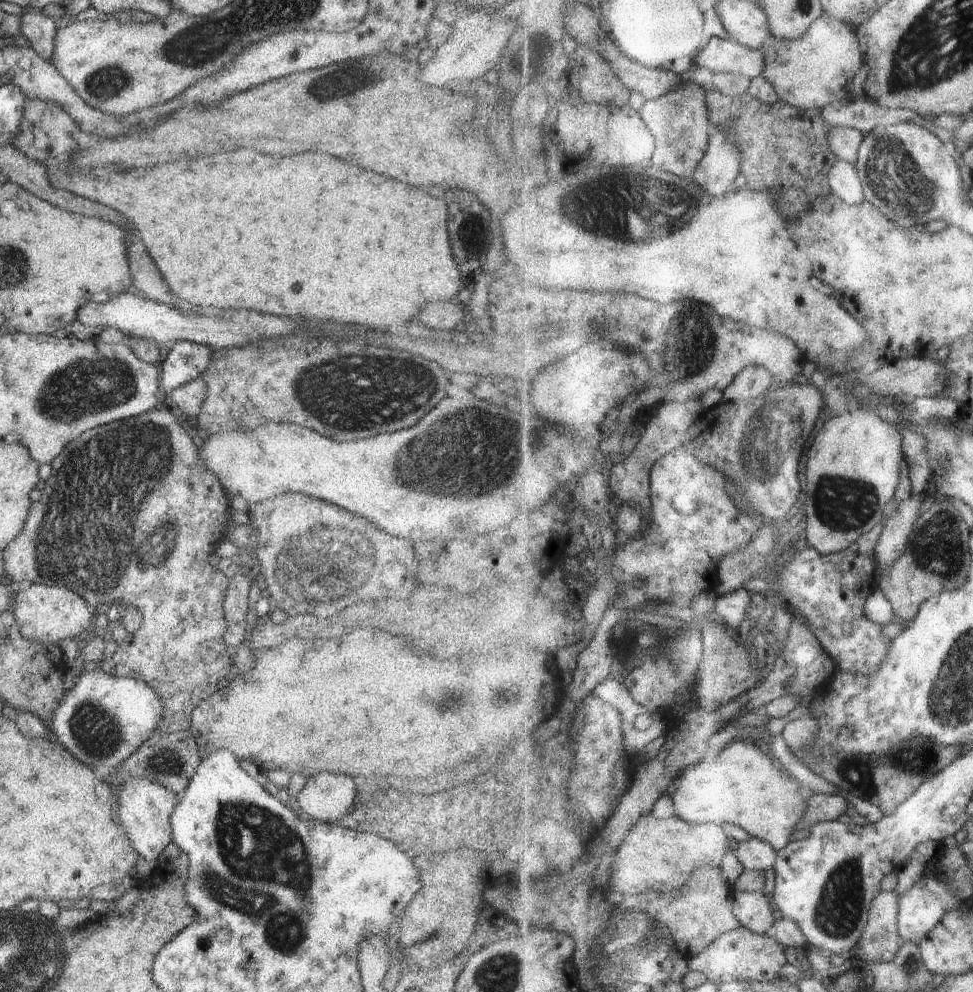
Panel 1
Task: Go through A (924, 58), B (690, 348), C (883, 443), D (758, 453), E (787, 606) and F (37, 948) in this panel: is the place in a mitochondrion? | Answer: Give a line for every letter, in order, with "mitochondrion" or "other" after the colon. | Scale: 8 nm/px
A: mitochondrion
B: mitochondrion
C: other
D: mitochondrion
E: other
F: mitochondrion

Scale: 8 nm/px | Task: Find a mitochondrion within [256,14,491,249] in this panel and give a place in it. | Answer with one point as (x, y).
(327, 85)

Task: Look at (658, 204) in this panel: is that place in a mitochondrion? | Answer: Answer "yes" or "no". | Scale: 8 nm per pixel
yes

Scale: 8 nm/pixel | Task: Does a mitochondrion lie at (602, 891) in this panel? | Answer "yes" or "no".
no

